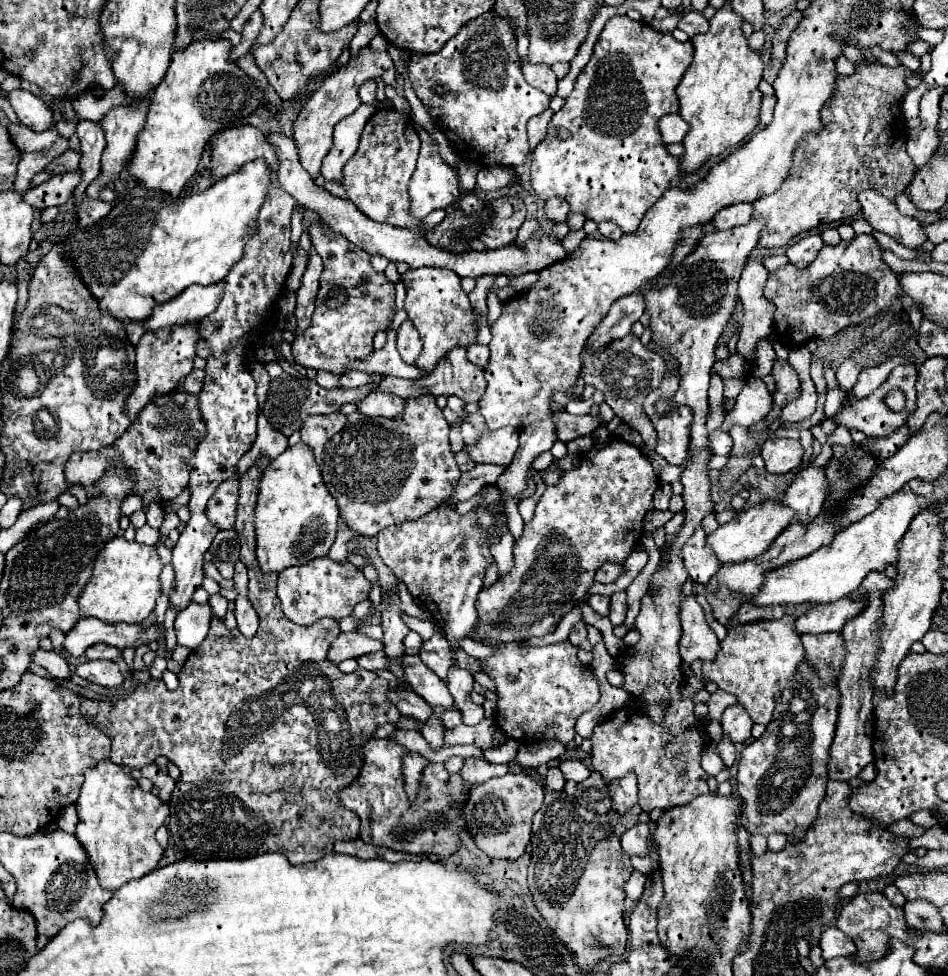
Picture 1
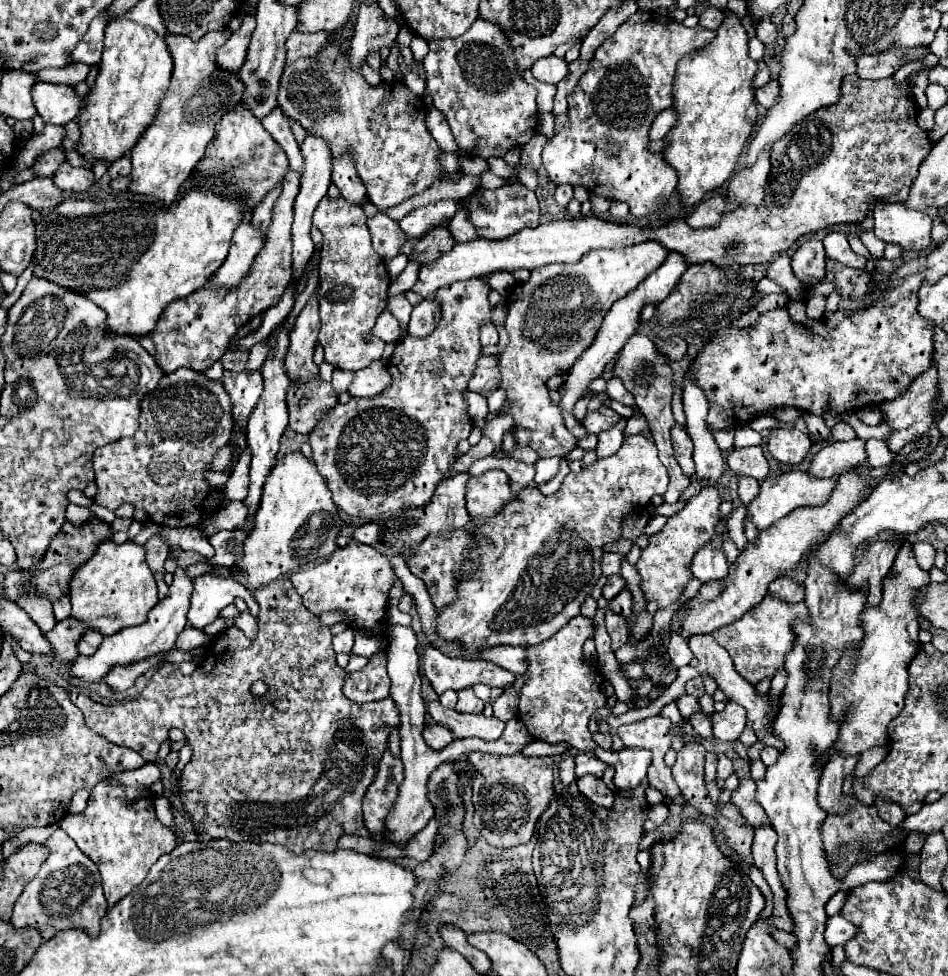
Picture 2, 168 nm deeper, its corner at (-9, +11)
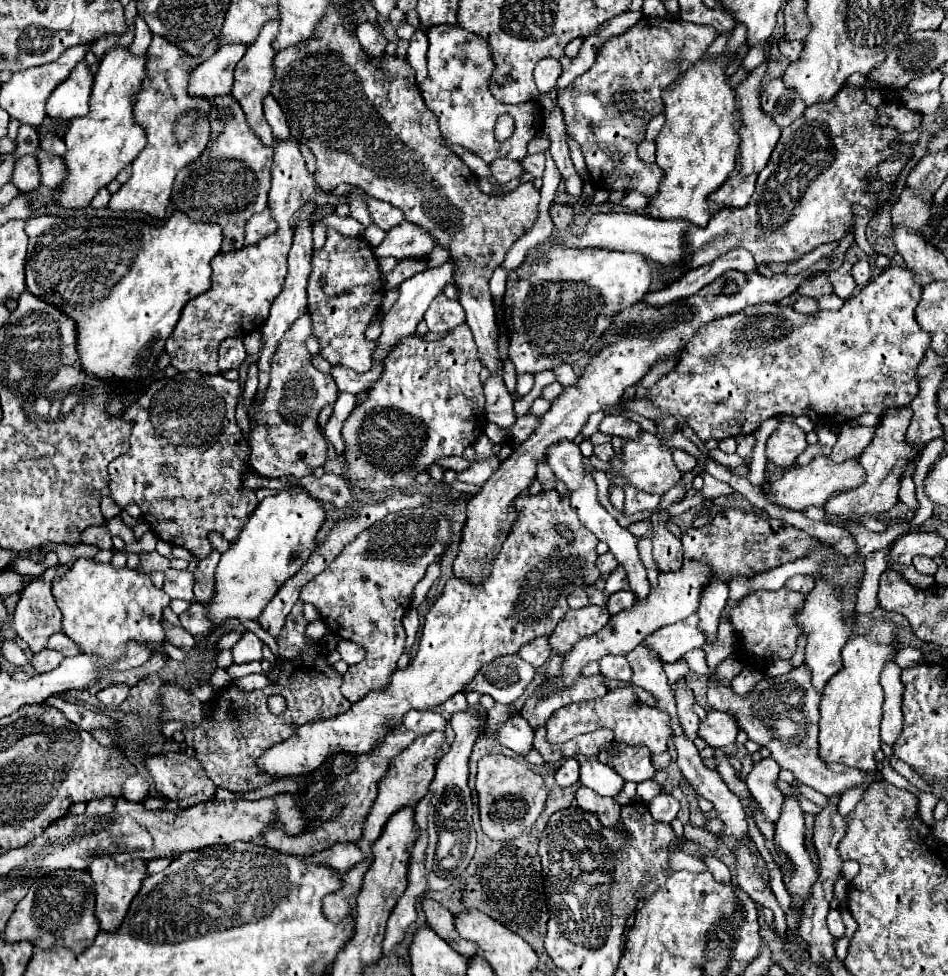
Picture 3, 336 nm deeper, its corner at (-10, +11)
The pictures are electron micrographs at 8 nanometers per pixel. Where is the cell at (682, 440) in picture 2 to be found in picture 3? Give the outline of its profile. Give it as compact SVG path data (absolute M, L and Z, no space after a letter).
M672 450L672 458L674 458L674 464L676 464L682 472L690 472L690 470L694 470L694 466L696 466L696 458L690 456L690 454L684 452L684 450Z

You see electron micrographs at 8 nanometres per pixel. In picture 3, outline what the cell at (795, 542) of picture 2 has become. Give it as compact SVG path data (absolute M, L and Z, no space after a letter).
M692 614L686 620L658 628L648 636L646 644L656 648L662 662L676 662L688 650L702 648L704 640L706 636L698 628L698 614Z

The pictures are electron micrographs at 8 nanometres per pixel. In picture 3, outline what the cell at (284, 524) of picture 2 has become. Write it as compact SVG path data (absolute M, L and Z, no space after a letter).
M290 486L290 490L282 488L264 498L248 518L244 532L240 532L232 548L220 558L216 568L216 594L208 604L210 618L216 624L228 618L256 620L278 588L308 562L312 552L316 552L316 534L324 520L326 510L322 502L304 488Z

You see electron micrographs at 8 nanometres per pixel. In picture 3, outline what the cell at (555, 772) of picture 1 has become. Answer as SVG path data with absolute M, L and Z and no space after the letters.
M576 758L564 760L554 774L558 786L574 786L578 782L578 774L580 774L578 770L580 770L580 762Z

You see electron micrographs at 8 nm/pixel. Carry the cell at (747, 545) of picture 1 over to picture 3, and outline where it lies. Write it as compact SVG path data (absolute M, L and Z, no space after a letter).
M816 456L808 466L792 466L780 480L768 482L770 490L766 498L772 504L778 504L788 510L804 510L808 506L822 506L834 492L850 490L862 482L862 468L858 468L858 460L850 460L846 464L830 464L826 456Z

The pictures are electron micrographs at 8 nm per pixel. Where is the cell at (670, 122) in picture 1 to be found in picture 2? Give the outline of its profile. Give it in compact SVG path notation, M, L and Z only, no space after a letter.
M667 108L655 118L655 122L653 122L651 130L649 130L649 138L651 140L661 140L673 128L673 122L675 122L675 114L673 112L675 112L673 108Z

